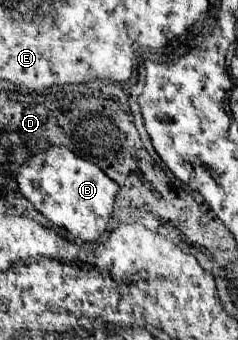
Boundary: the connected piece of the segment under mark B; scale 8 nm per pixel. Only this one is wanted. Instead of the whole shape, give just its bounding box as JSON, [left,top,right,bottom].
[16,145,118,243]

